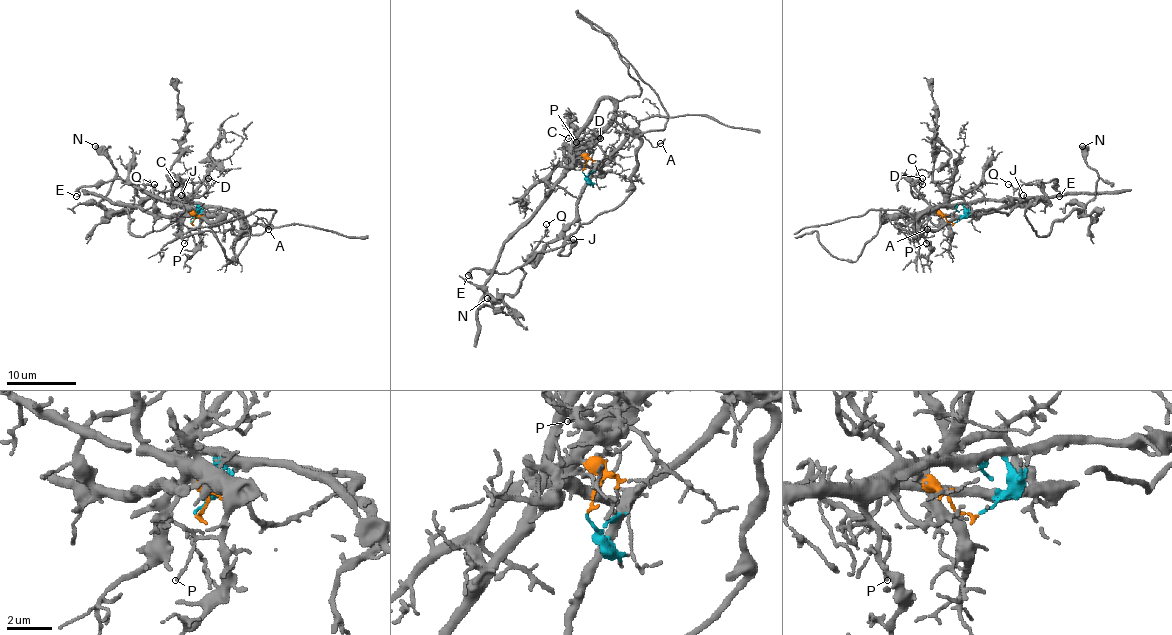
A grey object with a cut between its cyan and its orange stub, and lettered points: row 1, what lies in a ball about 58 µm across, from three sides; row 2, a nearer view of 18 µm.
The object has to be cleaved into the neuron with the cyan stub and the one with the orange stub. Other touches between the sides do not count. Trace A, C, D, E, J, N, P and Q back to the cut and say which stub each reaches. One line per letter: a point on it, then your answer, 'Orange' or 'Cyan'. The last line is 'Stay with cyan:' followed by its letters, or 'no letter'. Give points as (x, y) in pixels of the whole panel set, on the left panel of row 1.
A: Place: (268, 229). Cyan
C: Place: (176, 184). Orange
D: Place: (208, 178). Orange
E: Place: (76, 196). Cyan
J: Place: (181, 195). Cyan
N: Place: (95, 146). Cyan
P: Place: (184, 243). Orange
Q: Place: (154, 184). Cyan
Stay with cyan: A, E, J, N, Q

